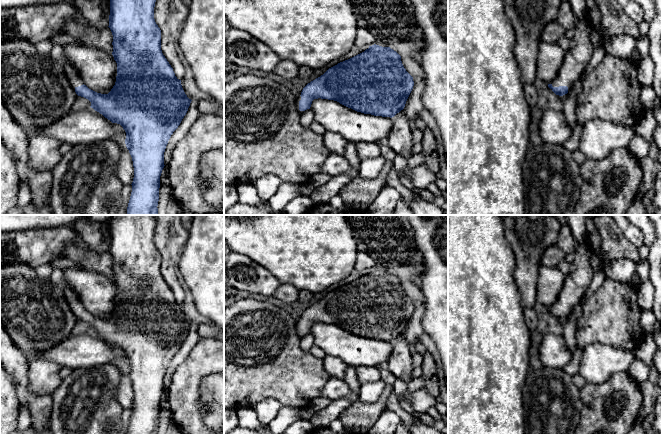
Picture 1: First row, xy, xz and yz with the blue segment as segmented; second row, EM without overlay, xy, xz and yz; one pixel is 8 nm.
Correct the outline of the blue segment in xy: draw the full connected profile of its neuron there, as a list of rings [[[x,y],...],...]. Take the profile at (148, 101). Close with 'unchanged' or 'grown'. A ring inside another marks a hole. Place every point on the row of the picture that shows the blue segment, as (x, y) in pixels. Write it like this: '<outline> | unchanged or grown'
[[[110,0],[110,15],[109,15],[109,28],[113,35],[113,52],[112,55],[114,57],[114,60],[117,63],[117,76],[116,76],[116,82],[111,91],[108,94],[101,94],[97,93],[91,89],[89,89],[86,85],[83,84],[83,81],[81,77],[79,76],[76,68],[72,65],[70,65],[67,62],[64,62],[64,69],[67,77],[71,80],[72,85],[75,87],[75,92],[78,96],[84,97],[88,99],[91,102],[91,108],[93,108],[95,111],[102,114],[105,118],[110,120],[112,123],[120,124],[123,129],[126,132],[126,139],[125,144],[127,149],[129,150],[129,153],[132,157],[133,161],[133,167],[134,167],[134,178],[132,182],[132,192],[130,196],[130,200],[127,207],[127,215],[158,215],[158,201],[159,201],[159,188],[160,188],[160,176],[162,173],[162,170],[164,168],[164,152],[166,149],[166,146],[168,144],[168,141],[173,134],[173,132],[178,128],[180,125],[182,119],[186,115],[188,108],[191,103],[191,99],[187,97],[185,94],[182,85],[181,80],[179,80],[173,71],[173,68],[165,58],[165,56],[162,53],[161,50],[161,30],[158,27],[158,25],[155,22],[154,19],[154,7],[155,7],[156,0]]] | grown

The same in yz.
[[[587,18],[579,19],[575,25],[575,35],[570,41],[570,48],[559,69],[557,78],[548,84],[548,87],[559,96],[568,93],[568,88],[581,76],[593,55],[593,44],[590,40],[590,31],[593,26]]] | grown

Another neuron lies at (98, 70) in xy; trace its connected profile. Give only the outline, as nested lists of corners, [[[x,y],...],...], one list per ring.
[[[69,44],[63,47],[62,62],[76,68],[84,85],[101,94],[111,91],[117,76],[117,63],[112,53],[86,45]]]

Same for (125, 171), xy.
[[[127,147],[122,151],[119,163],[116,167],[116,174],[123,184],[132,184],[134,178],[134,167],[132,157]]]

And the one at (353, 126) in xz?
[[[314,99],[310,109],[314,112],[314,120],[327,131],[341,135],[347,142],[367,142],[380,144],[385,142],[393,125],[392,118],[364,114],[348,108],[337,101]]]

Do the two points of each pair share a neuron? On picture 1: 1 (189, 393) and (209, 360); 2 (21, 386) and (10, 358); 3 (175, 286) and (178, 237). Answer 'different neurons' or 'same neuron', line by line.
1: same neuron
2: same neuron
3: same neuron

